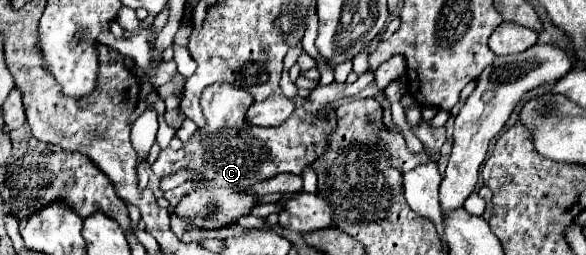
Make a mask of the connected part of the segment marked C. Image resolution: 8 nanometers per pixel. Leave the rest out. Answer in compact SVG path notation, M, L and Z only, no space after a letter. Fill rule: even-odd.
M363 73L353 85L317 85L307 101L297 107L291 117L279 127L249 125L245 113L253 103L251 93L247 93L243 87L237 89L227 81L213 83L201 95L201 109L207 121L203 131L193 133L179 151L173 151L169 147L163 149L151 169L157 177L167 177L183 169L199 173L199 181L203 181L205 187L199 187L197 191L193 191L193 197L187 197L187 209L181 211L179 217L193 219L193 229L231 227L243 215L249 215L257 205L257 197L251 193L251 185L271 179L277 173L301 175L303 169L327 149L327 137L335 131L337 125L333 105L353 93L359 93L371 81L373 73Z

